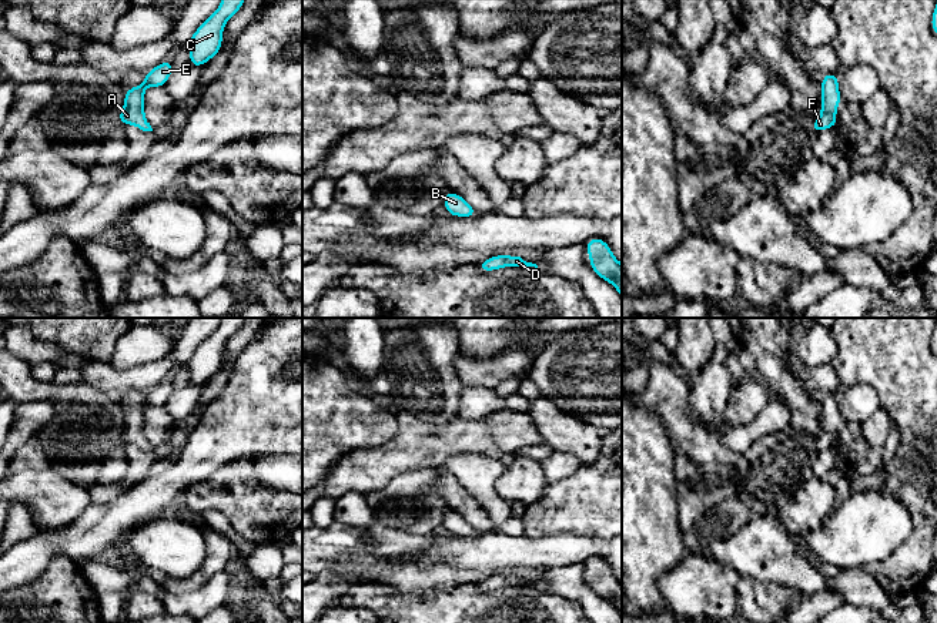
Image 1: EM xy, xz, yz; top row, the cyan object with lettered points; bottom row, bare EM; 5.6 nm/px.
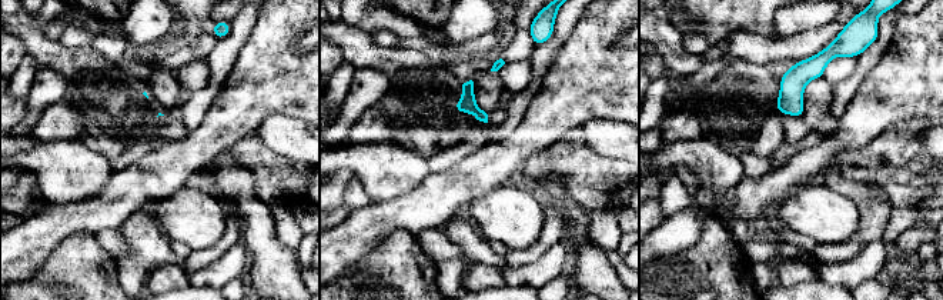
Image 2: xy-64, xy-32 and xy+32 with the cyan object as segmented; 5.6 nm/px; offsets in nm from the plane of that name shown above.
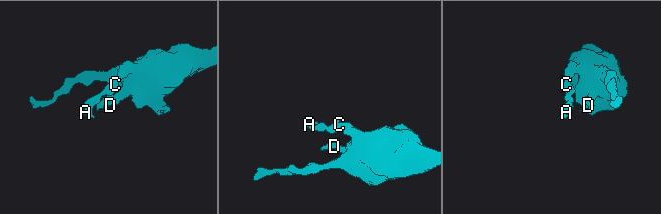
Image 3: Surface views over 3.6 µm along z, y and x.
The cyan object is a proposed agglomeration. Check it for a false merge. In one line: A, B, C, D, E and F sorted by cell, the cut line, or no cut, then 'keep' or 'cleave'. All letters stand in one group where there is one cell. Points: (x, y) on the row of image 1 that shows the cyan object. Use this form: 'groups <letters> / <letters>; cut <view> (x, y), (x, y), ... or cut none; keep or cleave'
groups A B C D E F; cut none; keep

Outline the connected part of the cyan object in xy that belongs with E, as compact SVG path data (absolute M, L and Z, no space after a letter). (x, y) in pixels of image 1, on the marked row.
M165 60L154 68L148 70L144 81L140 86L131 87L124 91L123 111L116 117L117 121L131 124L143 131L153 131L144 114L144 90L147 87L164 87L174 71L171 60Z

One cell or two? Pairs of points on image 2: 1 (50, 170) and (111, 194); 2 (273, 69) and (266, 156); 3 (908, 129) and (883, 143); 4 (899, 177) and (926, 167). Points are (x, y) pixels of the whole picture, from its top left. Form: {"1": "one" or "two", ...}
{"1": "two", "2": "two", "3": "one", "4": "one"}

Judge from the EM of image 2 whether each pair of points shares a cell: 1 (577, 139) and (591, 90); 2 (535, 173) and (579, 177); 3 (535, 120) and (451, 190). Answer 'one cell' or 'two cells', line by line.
1: two cells
2: one cell
3: one cell

